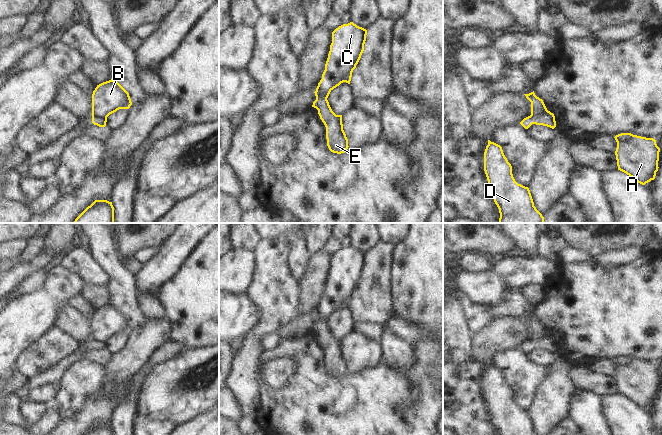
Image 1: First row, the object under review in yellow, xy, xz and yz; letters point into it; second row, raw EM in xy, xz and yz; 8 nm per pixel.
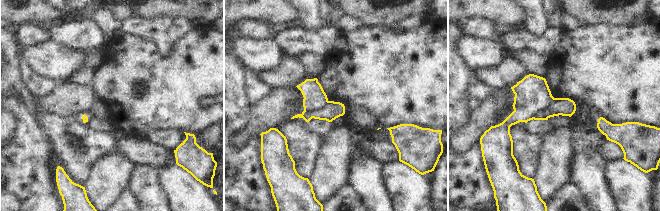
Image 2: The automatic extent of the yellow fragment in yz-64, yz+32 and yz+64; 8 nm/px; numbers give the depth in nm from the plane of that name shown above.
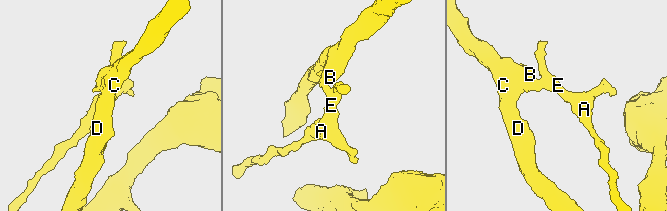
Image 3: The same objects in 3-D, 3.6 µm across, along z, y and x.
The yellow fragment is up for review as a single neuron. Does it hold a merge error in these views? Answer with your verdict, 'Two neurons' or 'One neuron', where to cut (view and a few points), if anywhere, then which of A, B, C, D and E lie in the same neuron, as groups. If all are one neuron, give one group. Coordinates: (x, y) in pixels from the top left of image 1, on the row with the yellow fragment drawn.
Two neurons. Split along yz (547, 110), (542, 114), (530, 116). Groups: A E / B C D.

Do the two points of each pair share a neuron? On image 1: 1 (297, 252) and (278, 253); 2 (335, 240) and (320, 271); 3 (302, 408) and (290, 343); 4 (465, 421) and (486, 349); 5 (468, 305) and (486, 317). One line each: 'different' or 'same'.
1: different
2: different
3: same
4: different
5: same

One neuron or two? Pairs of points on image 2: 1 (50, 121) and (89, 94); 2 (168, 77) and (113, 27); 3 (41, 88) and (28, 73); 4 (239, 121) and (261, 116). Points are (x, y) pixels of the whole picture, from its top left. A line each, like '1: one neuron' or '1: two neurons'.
1: two neurons
2: two neurons
3: one neuron
4: two neurons

